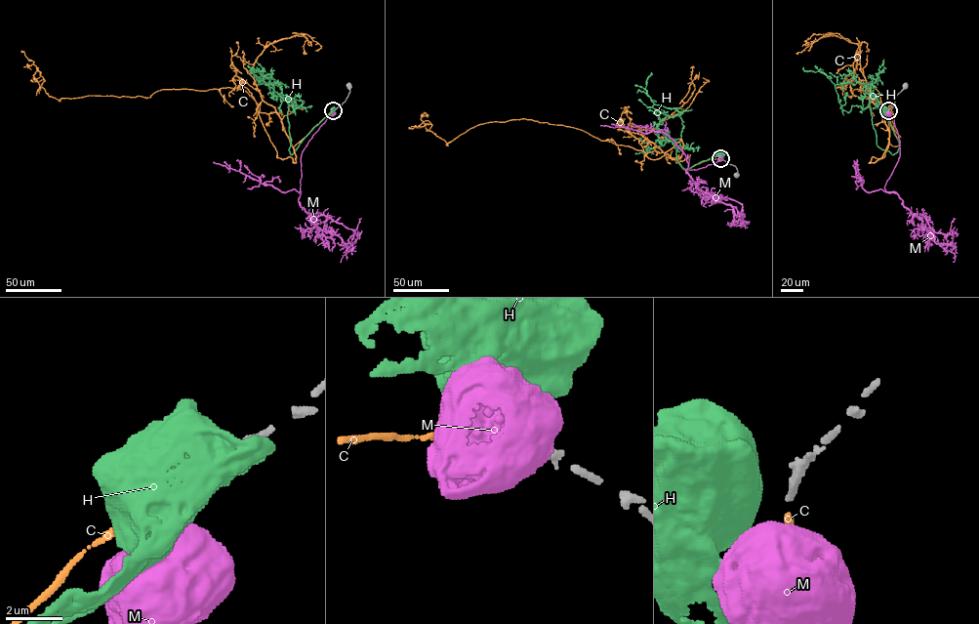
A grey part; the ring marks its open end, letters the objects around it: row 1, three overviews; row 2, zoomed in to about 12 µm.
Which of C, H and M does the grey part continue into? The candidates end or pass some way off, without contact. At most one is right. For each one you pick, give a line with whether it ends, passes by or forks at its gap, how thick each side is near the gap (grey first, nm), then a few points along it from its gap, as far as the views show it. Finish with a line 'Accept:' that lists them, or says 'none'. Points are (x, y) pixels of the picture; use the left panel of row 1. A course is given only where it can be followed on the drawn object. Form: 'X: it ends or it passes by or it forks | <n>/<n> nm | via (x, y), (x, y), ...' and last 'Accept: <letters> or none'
C: it ends | 240/240 nm | via (332, 110), (294, 146), (280, 116), (259, 112), (239, 89), (60, 100), (46, 92), (36, 70), (36, 95)
Accept: C

